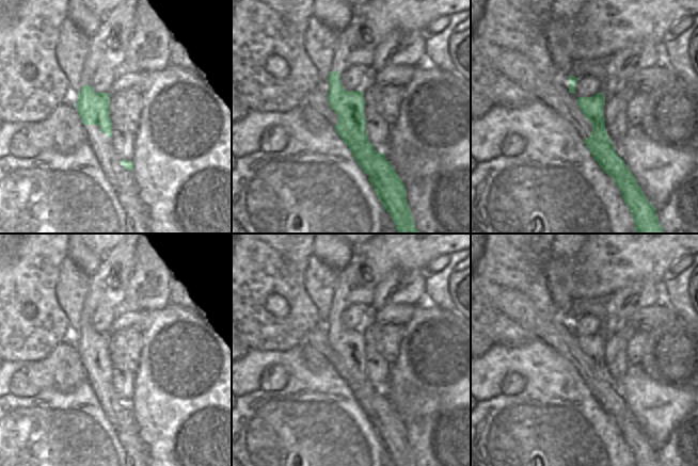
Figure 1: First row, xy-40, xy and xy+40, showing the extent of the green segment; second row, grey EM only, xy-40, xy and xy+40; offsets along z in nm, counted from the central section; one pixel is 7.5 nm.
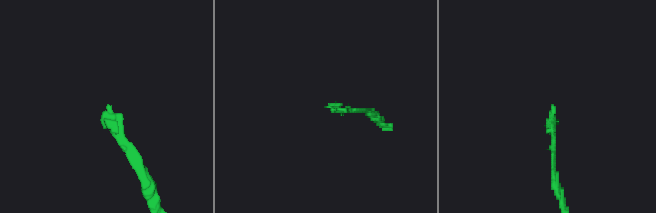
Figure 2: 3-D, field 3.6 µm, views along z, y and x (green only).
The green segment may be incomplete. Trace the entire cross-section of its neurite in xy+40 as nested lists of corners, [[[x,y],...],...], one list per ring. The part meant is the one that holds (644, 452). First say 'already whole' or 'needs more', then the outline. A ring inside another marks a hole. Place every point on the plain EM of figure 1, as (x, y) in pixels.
needs more; [[[504,291],[491,300],[490,303],[496,310],[506,315],[518,325],[532,332],[535,338],[542,340],[566,357],[578,370],[597,402],[605,413],[614,418],[620,429],[622,437],[633,454],[635,466],[662,466],[656,454],[656,448],[648,439],[635,416],[609,380],[603,354],[603,346],[605,343],[603,332],[598,332],[591,336],[576,336],[574,334],[577,322],[576,316],[569,315],[564,317],[559,312],[557,315],[544,312],[535,305],[530,298],[519,291]]]

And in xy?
needs more; [[[332,309],[328,319],[322,321],[319,318],[316,330],[312,330],[304,337],[302,344],[310,344],[318,351],[330,364],[332,364],[343,381],[349,386],[353,397],[369,415],[369,420],[396,466],[416,466],[407,439],[406,424],[385,397],[385,393],[378,391],[366,372],[366,356],[364,354],[364,332],[361,330],[346,330],[340,322],[340,314],[337,309]]]

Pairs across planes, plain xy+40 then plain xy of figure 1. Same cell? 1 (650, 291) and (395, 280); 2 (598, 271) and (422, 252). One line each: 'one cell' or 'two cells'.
1: one cell
2: one cell

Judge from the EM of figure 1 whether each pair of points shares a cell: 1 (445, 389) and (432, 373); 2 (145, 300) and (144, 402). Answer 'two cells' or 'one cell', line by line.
1: one cell
2: two cells

